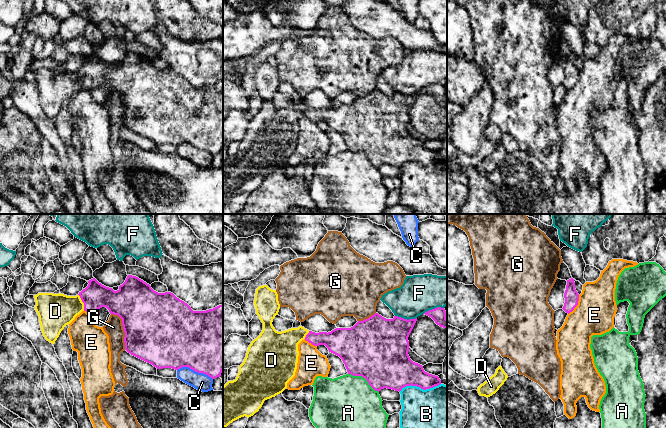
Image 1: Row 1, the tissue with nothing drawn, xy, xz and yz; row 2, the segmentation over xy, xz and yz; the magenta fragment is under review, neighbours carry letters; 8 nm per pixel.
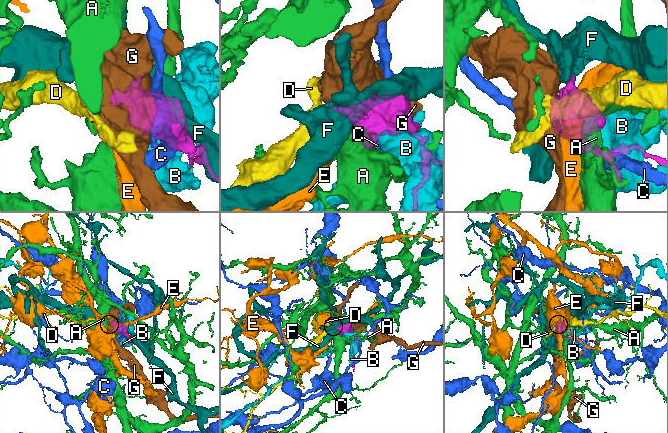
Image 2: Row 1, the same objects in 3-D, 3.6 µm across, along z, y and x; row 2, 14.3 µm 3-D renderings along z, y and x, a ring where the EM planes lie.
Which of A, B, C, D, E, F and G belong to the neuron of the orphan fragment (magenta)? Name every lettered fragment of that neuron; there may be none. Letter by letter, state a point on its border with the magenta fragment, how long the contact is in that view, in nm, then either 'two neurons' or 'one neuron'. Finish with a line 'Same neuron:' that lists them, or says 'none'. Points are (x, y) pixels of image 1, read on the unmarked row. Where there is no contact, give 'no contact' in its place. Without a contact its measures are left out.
A: contact xz (364, 153); length 300 nm; two neurons
B: contact xz (419, 162); length 340 nm; two neurons
C: contact xy (195, 147); length 300 nm; two neurons
D: contact xy (82, 77); length 140 nm; one neuron
E: contact yz (577, 80); length 180 nm; two neurons
F: contact xz (406, 95); length 180 nm; two neurons
G: contact xy (123, 104); length 320 nm; two neurons
Same neuron: D

